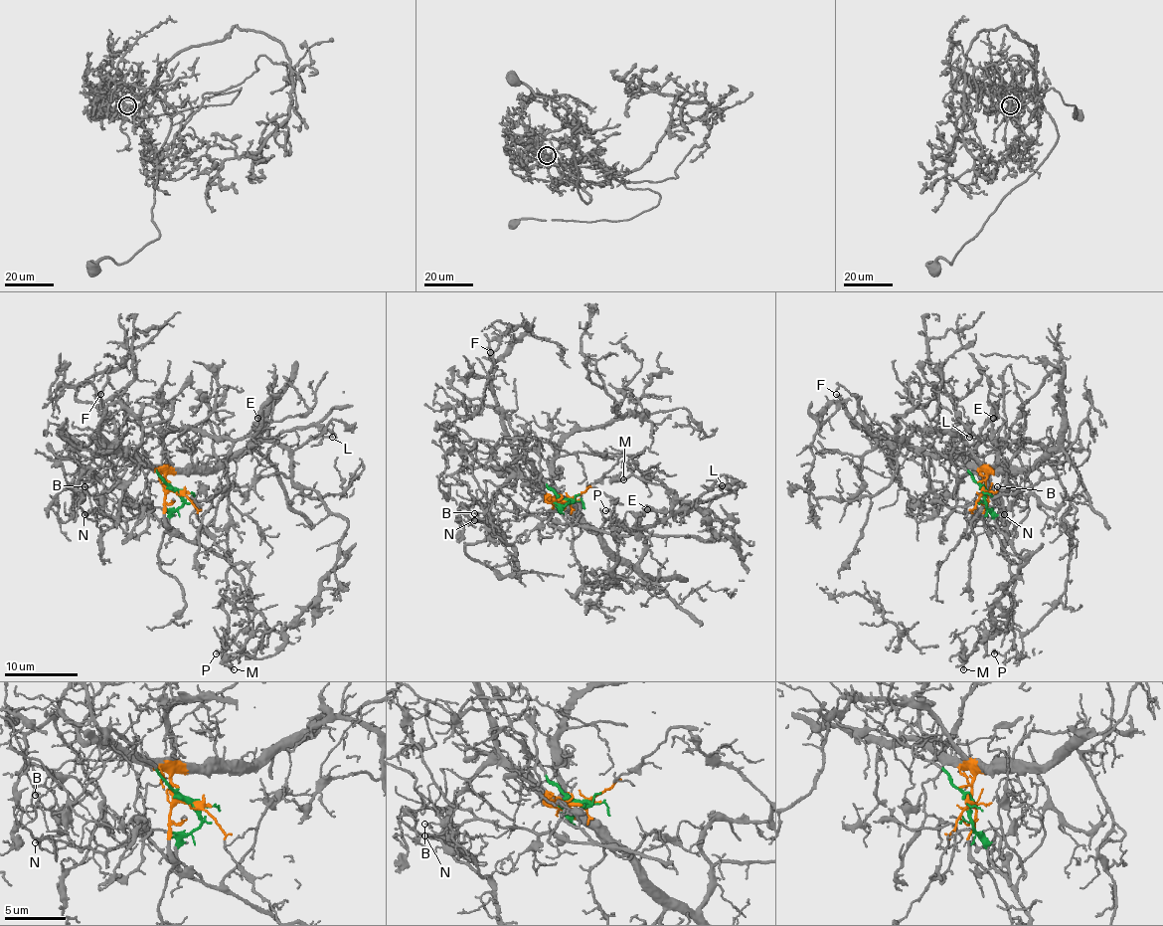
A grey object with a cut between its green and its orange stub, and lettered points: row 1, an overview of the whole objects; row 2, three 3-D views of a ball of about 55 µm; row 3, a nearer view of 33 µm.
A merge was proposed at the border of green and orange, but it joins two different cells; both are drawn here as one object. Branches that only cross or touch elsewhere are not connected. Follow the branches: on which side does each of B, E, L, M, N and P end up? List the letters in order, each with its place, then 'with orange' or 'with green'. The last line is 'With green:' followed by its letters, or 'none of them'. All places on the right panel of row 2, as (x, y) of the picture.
B: (997, 486) | with green
E: (993, 418) | with orange
L: (969, 437) | with orange
M: (963, 669) | with green
N: (1004, 514) | with green
P: (994, 653) | with green
With green: B, M, N, P

